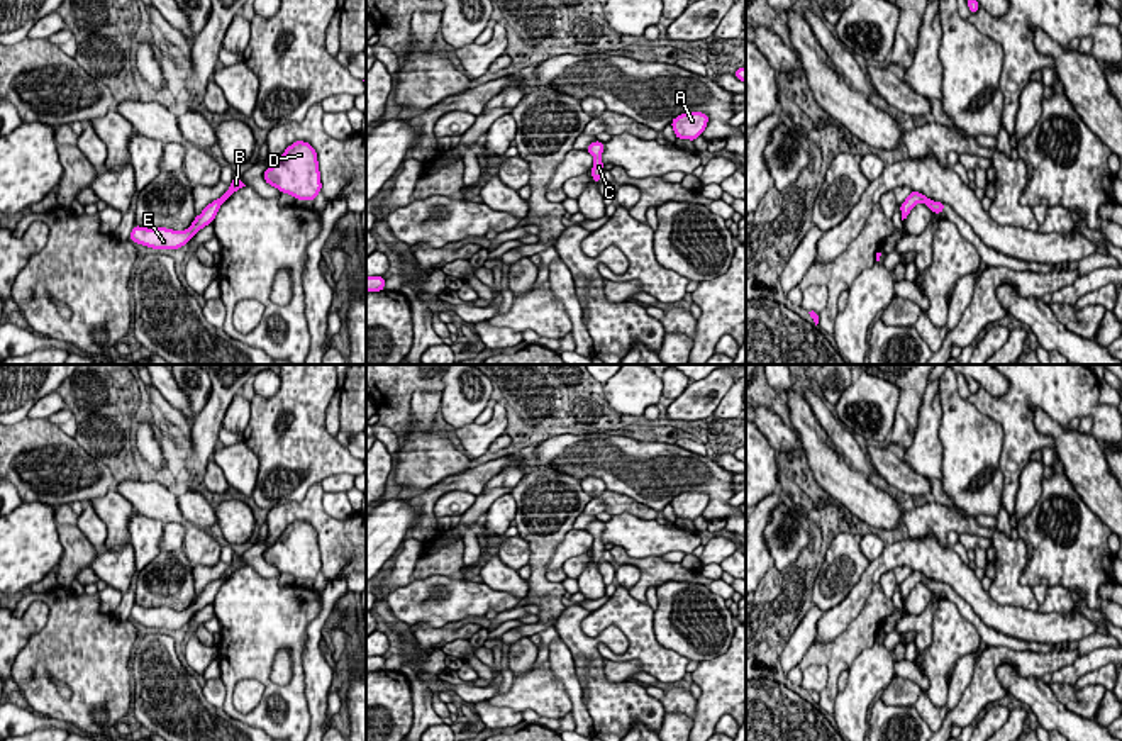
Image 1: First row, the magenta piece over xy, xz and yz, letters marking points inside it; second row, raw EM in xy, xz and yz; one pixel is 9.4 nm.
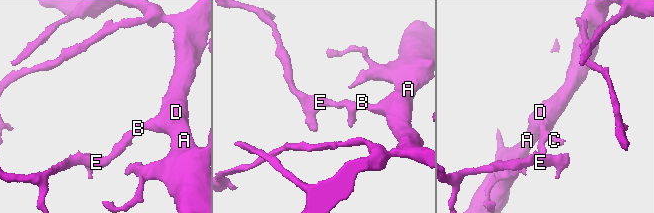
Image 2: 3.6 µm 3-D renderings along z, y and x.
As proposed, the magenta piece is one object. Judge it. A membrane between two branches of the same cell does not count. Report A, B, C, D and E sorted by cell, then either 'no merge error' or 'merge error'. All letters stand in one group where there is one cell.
groups A B C D E; no merge error

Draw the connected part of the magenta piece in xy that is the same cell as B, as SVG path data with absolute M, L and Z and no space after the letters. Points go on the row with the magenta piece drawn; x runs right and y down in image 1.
M234 176L231 187L227 188L227 192L210 202L200 215L197 215L192 222L192 226L185 231L173 231L168 227L141 227L141 226L134 226L131 231L131 241L136 244L142 244L146 248L153 248L153 249L180 249L185 244L190 242L190 239L205 226L212 224L220 205L237 190L241 190L242 187L246 187L242 183L242 180L239 176Z

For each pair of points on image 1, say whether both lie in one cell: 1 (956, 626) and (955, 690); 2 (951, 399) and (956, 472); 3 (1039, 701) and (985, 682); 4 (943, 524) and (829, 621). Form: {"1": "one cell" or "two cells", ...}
{"1": "two cells", "2": "one cell", "3": "two cells", "4": "two cells"}

